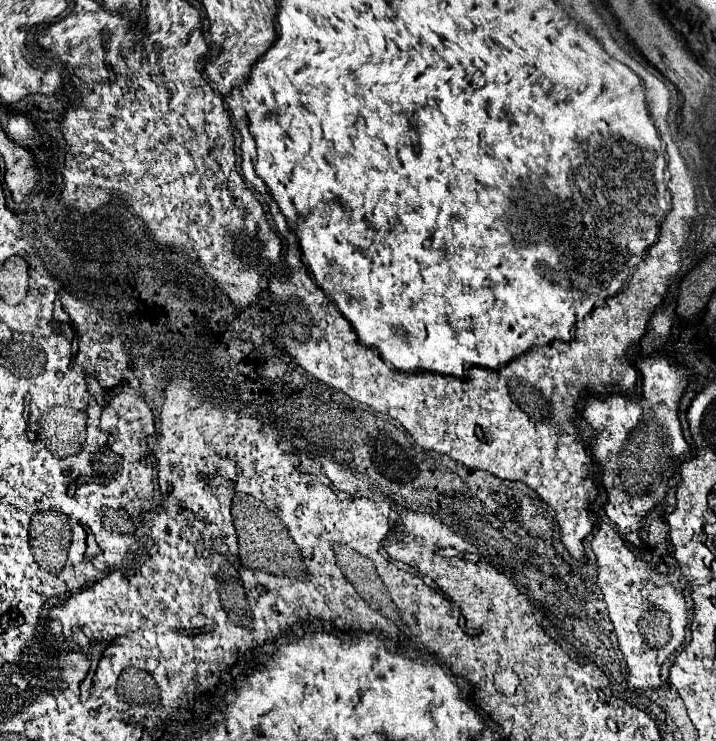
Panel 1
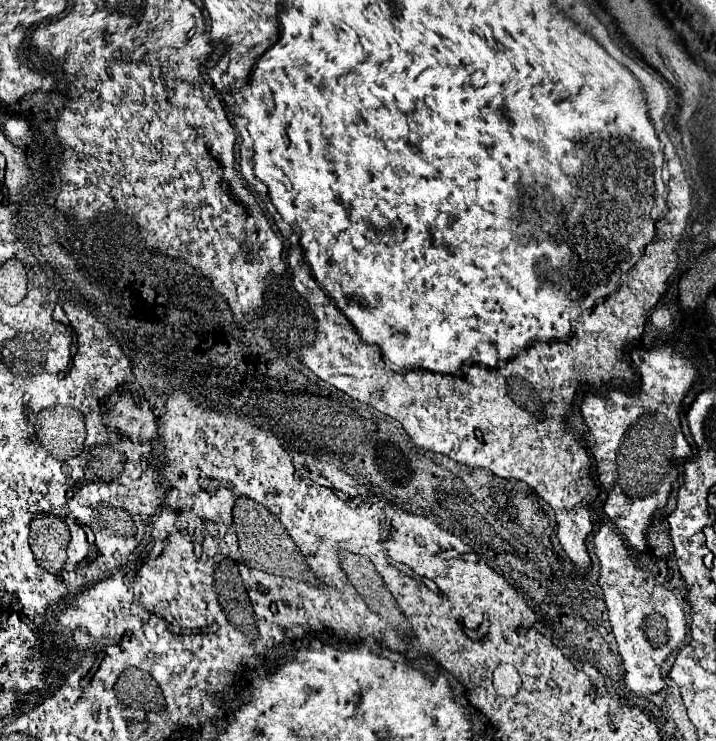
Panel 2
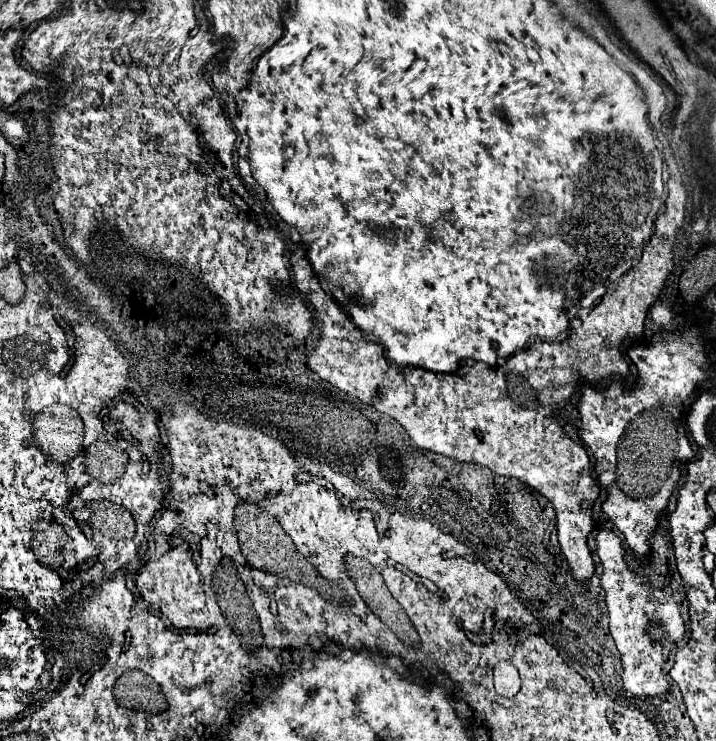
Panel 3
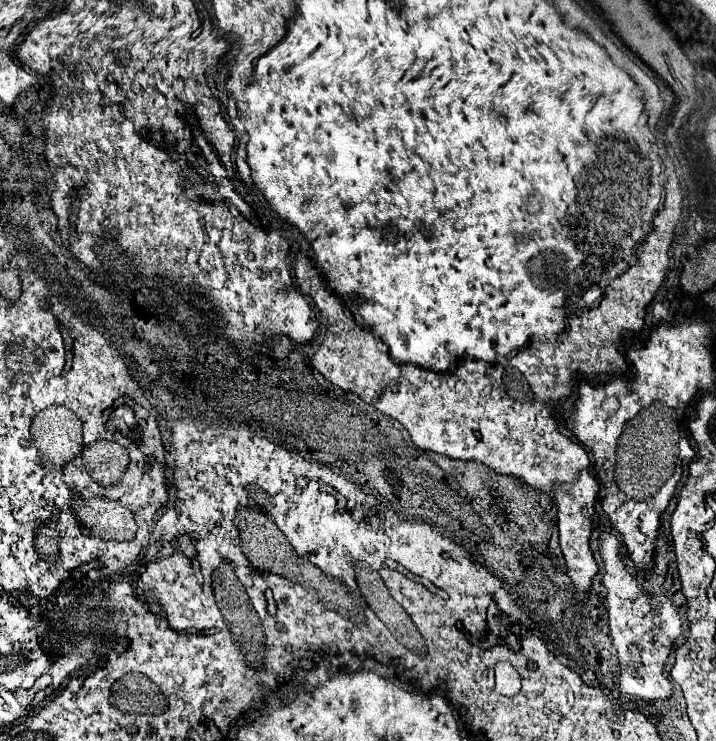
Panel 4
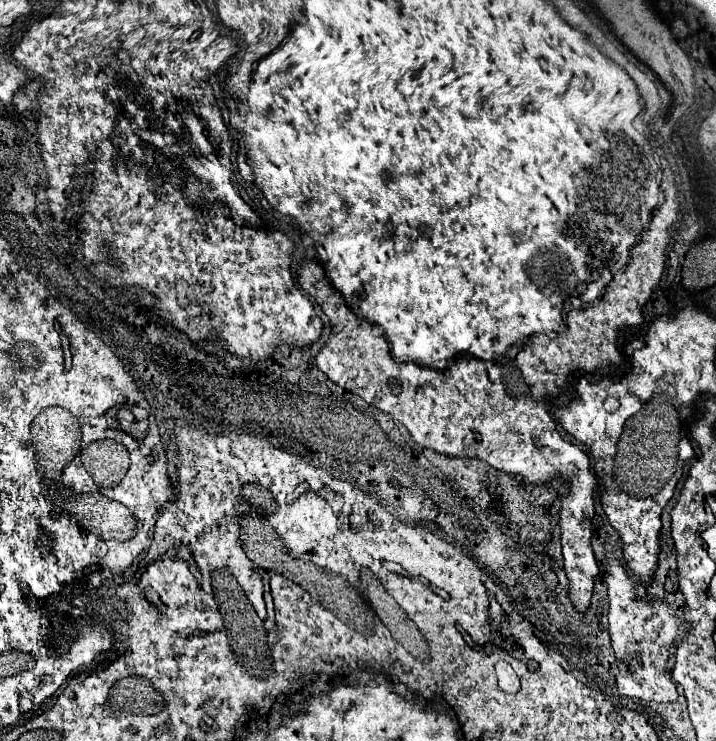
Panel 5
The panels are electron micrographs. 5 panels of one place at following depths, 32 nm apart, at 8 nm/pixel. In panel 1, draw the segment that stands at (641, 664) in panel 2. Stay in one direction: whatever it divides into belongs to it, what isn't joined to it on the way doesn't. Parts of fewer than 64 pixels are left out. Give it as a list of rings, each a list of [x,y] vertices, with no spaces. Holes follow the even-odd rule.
[[[600,522],[590,542],[598,562],[598,588],[604,594],[620,650],[628,664],[628,684],[638,690],[660,686],[660,666],[684,642],[688,606],[682,592],[656,566],[634,554],[610,522]]]

